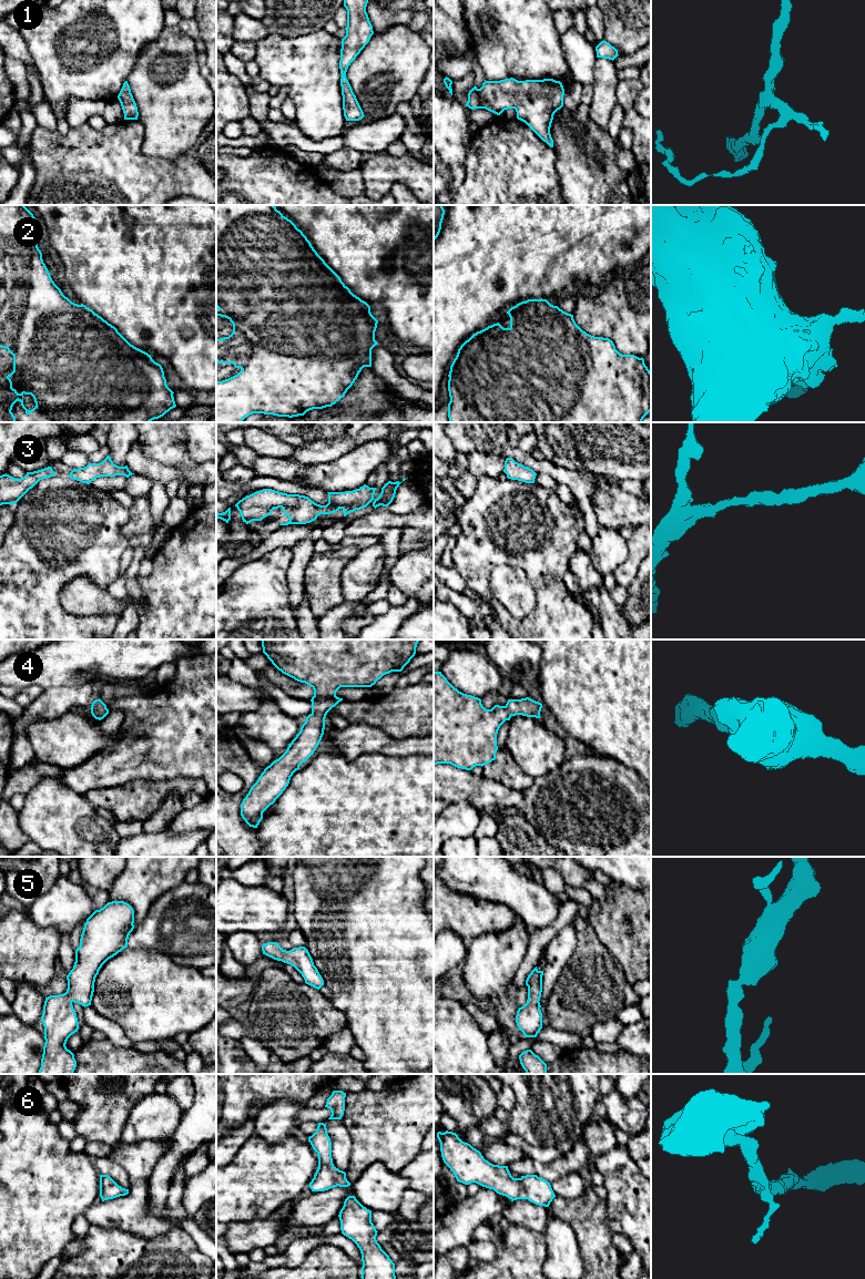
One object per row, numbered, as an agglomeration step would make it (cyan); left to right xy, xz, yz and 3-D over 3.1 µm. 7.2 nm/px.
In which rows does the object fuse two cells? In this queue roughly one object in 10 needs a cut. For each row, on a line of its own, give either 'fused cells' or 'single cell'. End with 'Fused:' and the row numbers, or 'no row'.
1: single cell
2: single cell
3: single cell
4: single cell
5: single cell
6: single cell
Fused: no row

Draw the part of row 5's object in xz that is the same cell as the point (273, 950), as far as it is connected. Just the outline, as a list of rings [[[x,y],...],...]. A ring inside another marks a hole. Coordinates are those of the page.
[[[267,942],[262,945],[263,954],[284,963],[293,965],[304,978],[305,983],[319,990],[324,980],[305,947],[283,950],[277,942]]]

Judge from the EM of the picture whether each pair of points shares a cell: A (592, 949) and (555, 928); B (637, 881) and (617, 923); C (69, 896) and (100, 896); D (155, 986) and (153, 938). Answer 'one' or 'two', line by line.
A: two
B: two
C: two
D: two

